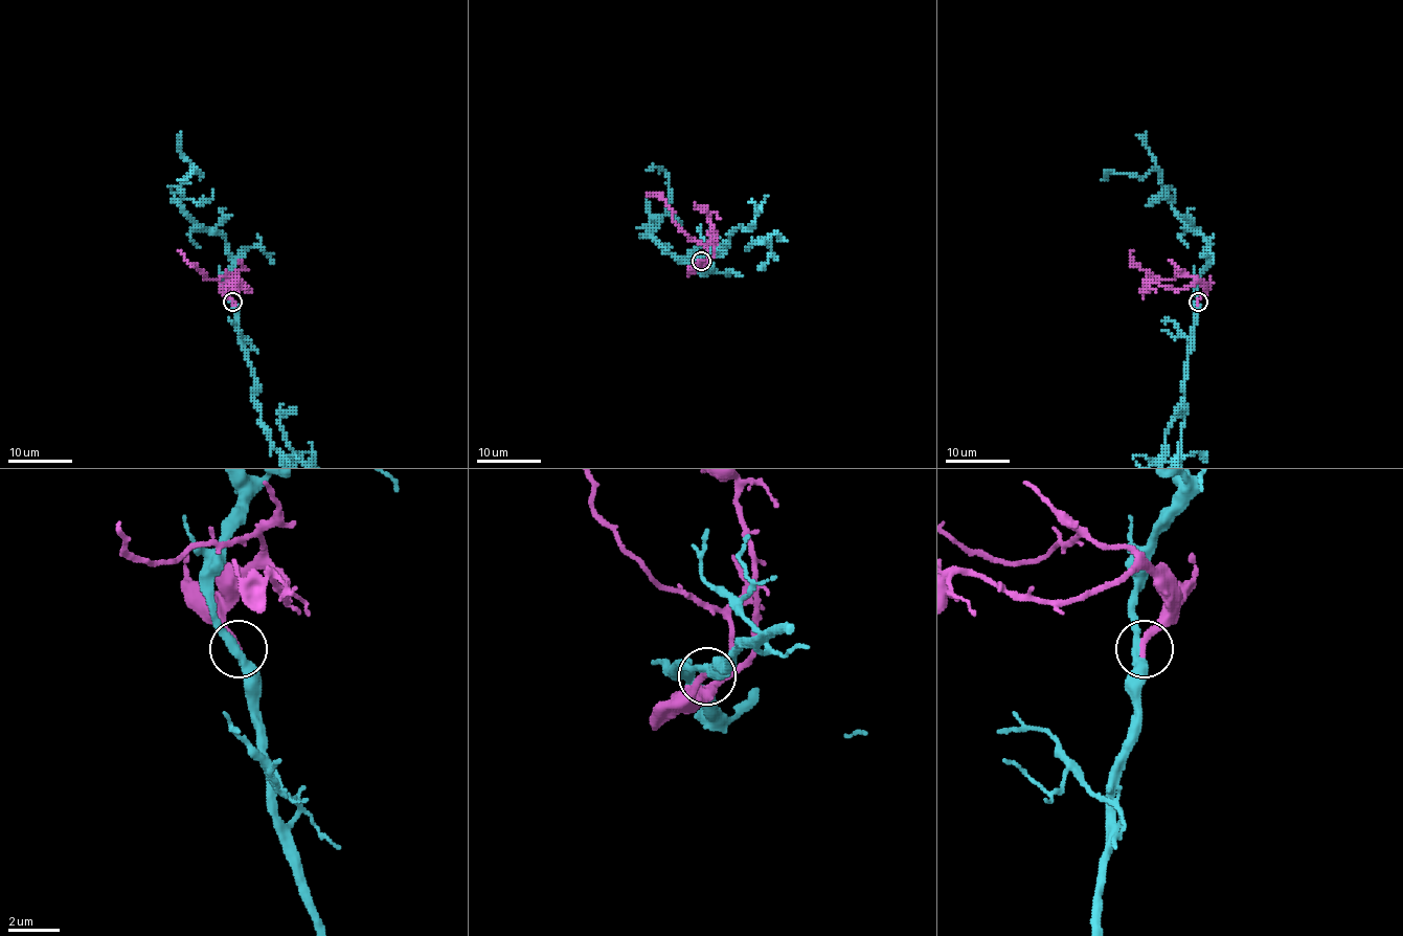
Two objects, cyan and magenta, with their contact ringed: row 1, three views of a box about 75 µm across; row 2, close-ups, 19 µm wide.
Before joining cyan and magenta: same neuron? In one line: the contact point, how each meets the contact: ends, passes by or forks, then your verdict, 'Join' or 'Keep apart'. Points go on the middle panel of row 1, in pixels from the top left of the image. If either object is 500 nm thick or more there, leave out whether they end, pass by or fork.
Place: (701, 261). At the ring cyan passes by. At the ring magenta ends. Join

